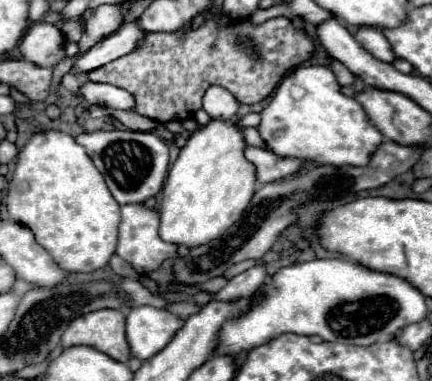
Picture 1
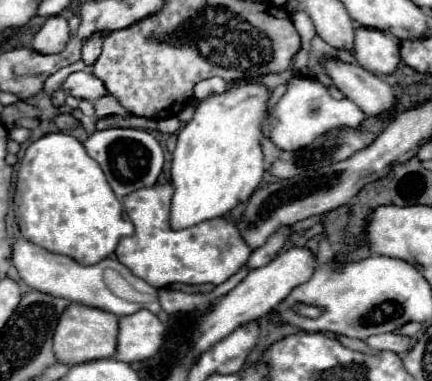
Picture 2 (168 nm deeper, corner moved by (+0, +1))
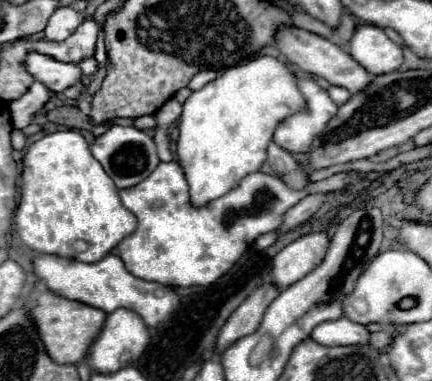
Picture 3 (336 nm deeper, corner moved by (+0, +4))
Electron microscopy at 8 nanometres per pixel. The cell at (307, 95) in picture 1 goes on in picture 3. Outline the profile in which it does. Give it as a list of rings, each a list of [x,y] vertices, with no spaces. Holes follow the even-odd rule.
[[[299,78],[297,86],[307,100],[307,110],[301,110],[279,122],[273,136],[273,142],[291,154],[299,154],[311,148],[315,136],[323,132],[323,128],[337,114],[339,108],[329,98],[327,90],[323,90],[315,80]]]

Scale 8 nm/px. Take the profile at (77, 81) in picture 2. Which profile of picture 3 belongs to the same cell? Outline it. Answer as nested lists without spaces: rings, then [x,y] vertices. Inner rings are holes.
[[[31,52],[25,64],[27,64],[27,70],[33,74],[33,78],[43,82],[55,94],[83,80],[83,72],[77,64],[65,64],[65,62],[59,62],[51,56],[43,56],[37,52]]]

